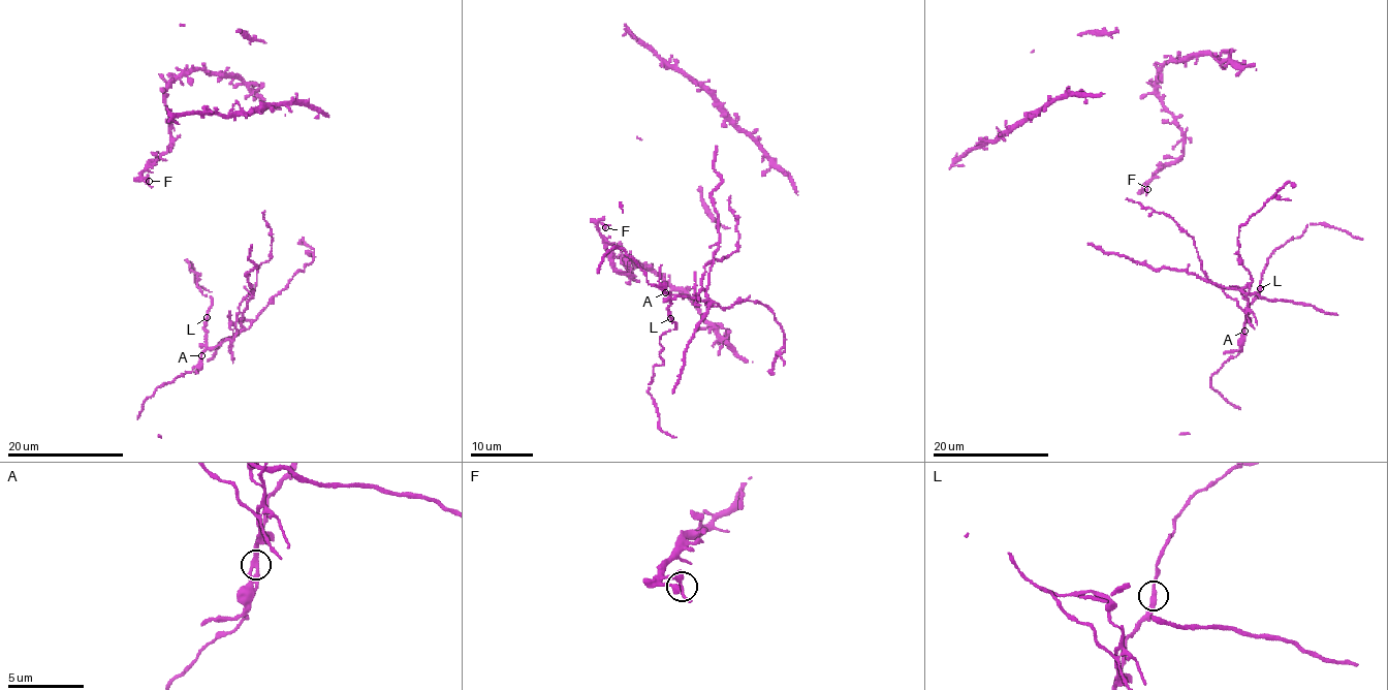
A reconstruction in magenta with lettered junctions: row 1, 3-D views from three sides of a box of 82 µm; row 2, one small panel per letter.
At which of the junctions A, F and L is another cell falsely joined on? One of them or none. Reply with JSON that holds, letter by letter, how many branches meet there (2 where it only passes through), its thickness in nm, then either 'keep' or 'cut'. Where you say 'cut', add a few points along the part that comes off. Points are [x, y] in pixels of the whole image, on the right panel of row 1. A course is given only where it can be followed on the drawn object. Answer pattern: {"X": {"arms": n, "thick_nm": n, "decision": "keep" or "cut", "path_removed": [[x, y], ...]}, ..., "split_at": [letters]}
{"A": {"arms": 2, "thick_nm": 320, "decision": "cut", "path_removed": [[1244, 331], [1245, 308], [1242, 310], [1217, 284], [1191, 273], [1140, 264], [1111, 252], [1102, 252], [1087, 243]]}, "F": {"arms": 2, "thick_nm": 280, "decision": "keep"}, "L": {"arms": 2, "thick_nm": 260, "decision": "keep"}, "split_at": ["A"]}

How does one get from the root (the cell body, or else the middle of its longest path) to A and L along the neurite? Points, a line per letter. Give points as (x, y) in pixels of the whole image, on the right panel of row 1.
A: (1130, 199), (1166, 213), (1191, 237), (1200, 269), (1242, 310), (1245, 308), (1244, 331)
L: (1130, 199), (1166, 213), (1191, 237), (1200, 269), (1242, 310), (1245, 308), (1247, 320), (1248, 305), (1260, 288)

